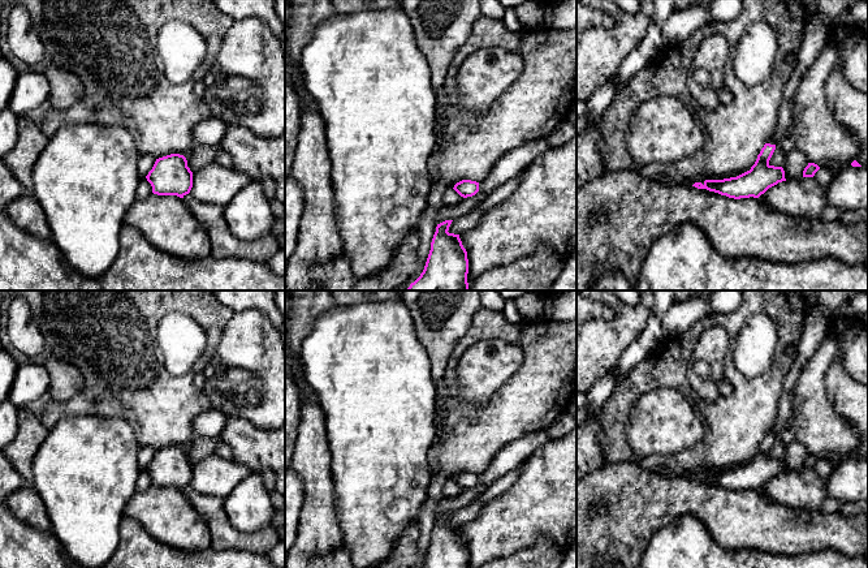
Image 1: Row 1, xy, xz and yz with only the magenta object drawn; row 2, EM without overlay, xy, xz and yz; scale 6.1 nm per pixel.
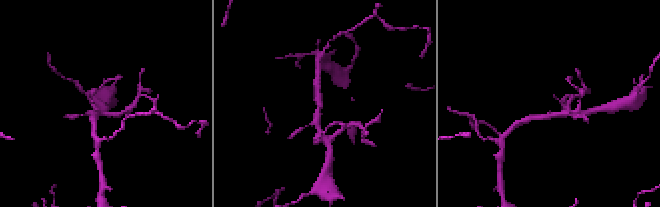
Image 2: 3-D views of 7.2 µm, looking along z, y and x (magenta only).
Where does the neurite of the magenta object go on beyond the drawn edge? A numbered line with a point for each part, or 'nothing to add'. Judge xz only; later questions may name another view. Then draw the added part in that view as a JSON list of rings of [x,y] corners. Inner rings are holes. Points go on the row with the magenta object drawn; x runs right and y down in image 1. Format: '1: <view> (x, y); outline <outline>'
nothing to add

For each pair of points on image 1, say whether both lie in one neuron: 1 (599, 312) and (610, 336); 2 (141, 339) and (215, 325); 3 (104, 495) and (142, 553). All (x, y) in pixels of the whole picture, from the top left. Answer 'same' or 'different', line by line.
1: different
2: same
3: different

